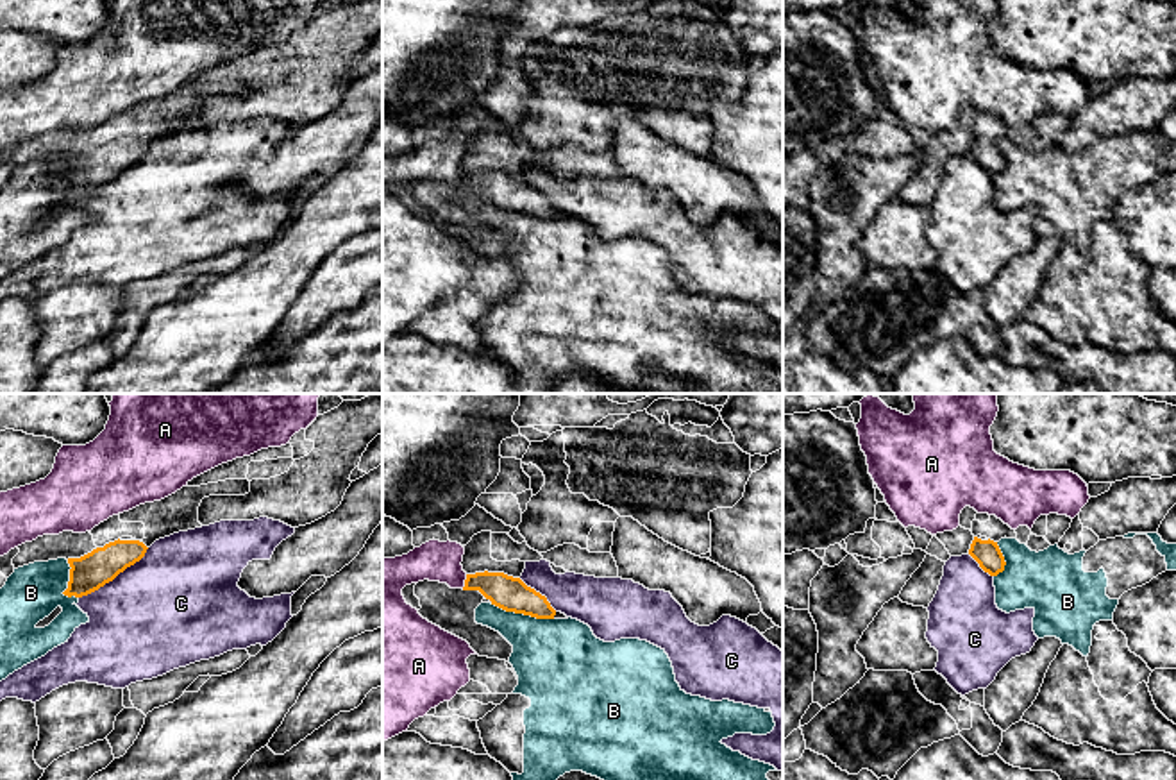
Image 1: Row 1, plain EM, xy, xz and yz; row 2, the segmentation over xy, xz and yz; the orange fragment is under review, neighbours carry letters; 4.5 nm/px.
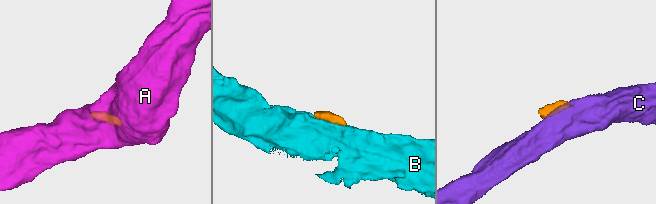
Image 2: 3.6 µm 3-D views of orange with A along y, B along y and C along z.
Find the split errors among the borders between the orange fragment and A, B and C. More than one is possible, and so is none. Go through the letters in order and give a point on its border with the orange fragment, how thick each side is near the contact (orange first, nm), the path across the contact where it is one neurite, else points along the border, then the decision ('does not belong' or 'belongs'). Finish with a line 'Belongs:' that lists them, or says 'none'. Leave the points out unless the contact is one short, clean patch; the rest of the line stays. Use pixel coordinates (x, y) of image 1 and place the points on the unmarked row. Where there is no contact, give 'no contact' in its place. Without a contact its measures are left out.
A: xz (465, 181) | 160/180 nm | along xz (467, 174), (462, 186) | does not belong
B: xz (522, 211) | 160/360 nm | does not belong
C: xy (115, 176) | 160/500 nm | along xy (149, 147), (111, 179), (79, 197) | does not belong
Belongs: none

